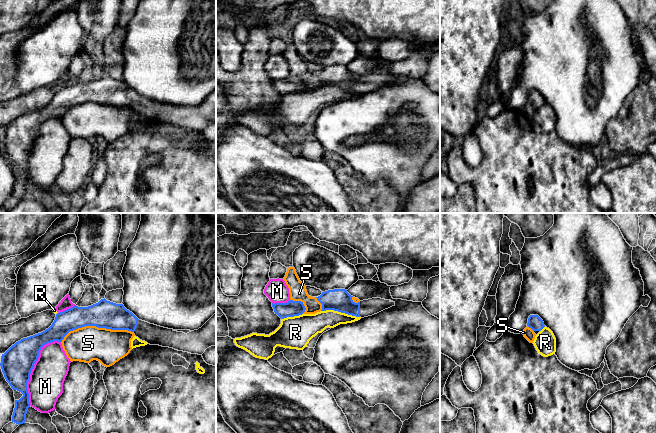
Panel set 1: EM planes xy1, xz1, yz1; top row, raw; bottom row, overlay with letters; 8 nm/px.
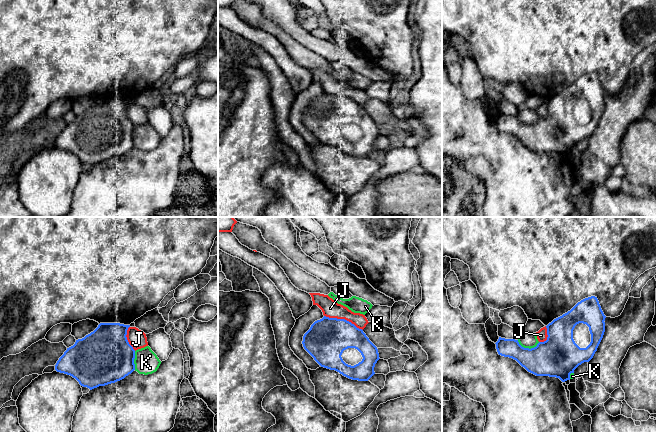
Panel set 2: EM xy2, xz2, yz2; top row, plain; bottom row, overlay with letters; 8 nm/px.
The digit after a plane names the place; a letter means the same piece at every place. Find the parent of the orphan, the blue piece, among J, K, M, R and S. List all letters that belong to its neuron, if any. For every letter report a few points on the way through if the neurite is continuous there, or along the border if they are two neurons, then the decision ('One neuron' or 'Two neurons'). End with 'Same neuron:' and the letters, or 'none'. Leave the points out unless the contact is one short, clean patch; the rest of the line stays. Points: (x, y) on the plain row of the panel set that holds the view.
J: Two neurons
K: Two neurons
M: Two neurons
R: Two neurons
S: Two neurons
Same neuron: none

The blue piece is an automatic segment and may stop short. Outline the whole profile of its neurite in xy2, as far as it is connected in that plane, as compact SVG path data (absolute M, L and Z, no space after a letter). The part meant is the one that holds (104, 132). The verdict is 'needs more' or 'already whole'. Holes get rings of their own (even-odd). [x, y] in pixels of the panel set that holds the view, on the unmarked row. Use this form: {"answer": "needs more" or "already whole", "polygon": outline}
{"answer": "already whole", "polygon": "M100 99L98 103L64 128L55 141L55 146L75 154L90 166L124 155L135 146L135 126L127 116L130 101Z"}

